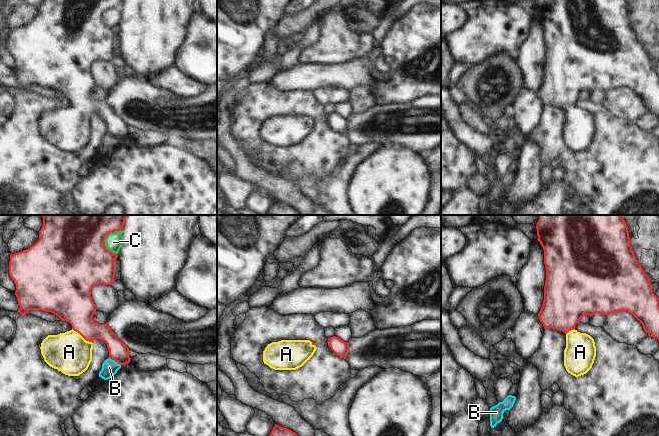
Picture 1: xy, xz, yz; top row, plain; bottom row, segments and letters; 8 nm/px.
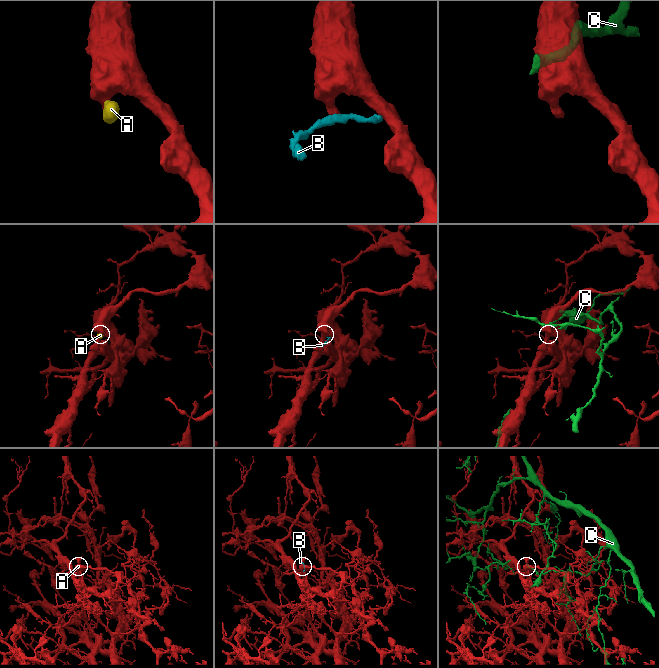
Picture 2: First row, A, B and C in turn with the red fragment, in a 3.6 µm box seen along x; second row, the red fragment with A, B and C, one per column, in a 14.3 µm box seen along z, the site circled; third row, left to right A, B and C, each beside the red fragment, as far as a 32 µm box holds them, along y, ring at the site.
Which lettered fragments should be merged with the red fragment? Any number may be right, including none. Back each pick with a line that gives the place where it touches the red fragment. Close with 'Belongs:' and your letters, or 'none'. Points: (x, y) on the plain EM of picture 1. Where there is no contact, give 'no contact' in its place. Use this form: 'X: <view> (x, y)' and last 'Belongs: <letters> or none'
A: xy (82, 112)
Belongs: A

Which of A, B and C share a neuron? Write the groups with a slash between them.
A / B / C

